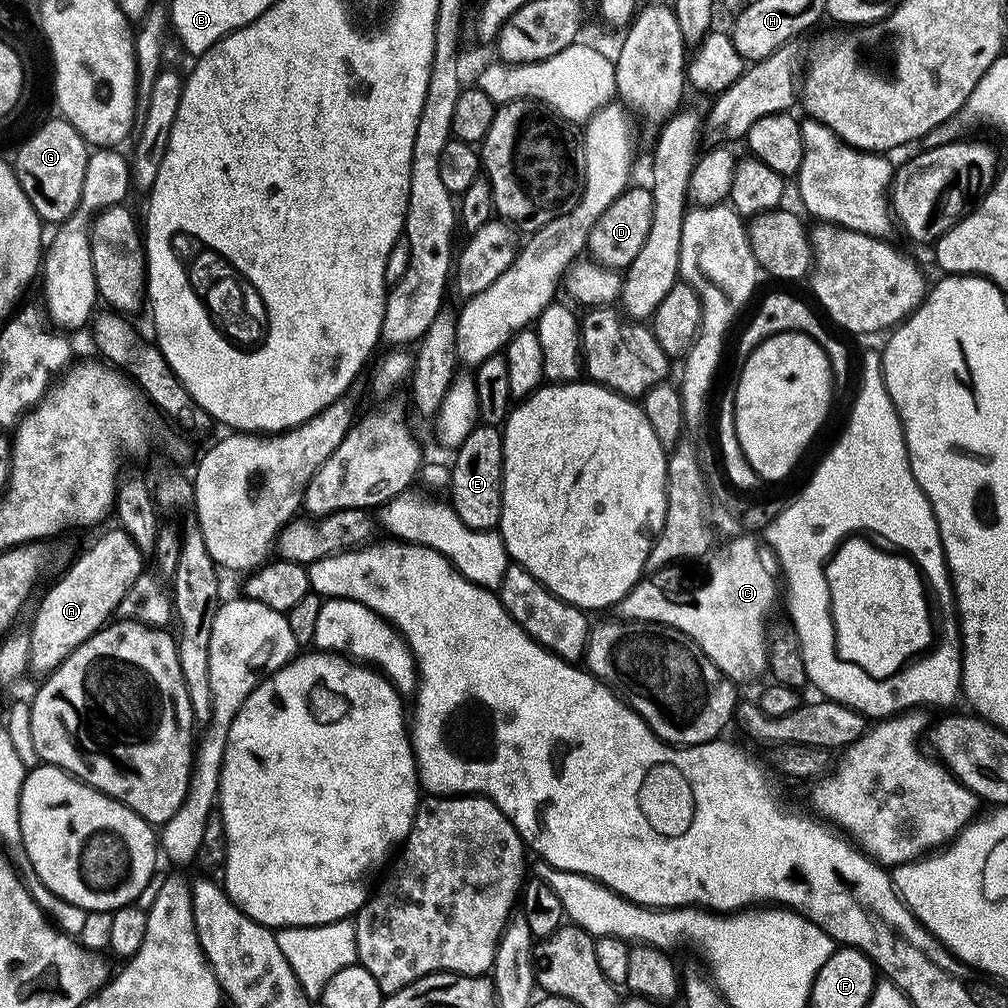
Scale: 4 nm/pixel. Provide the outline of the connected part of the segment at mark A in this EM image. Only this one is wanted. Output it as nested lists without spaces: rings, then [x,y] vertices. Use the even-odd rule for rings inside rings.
[[[123,530],[115,531],[106,533],[89,552],[82,553],[73,562],[72,569],[41,602],[28,636],[28,666],[40,678],[54,675],[87,640],[104,631],[109,621],[117,615],[128,591],[136,585],[140,576],[145,575],[145,553]]]

